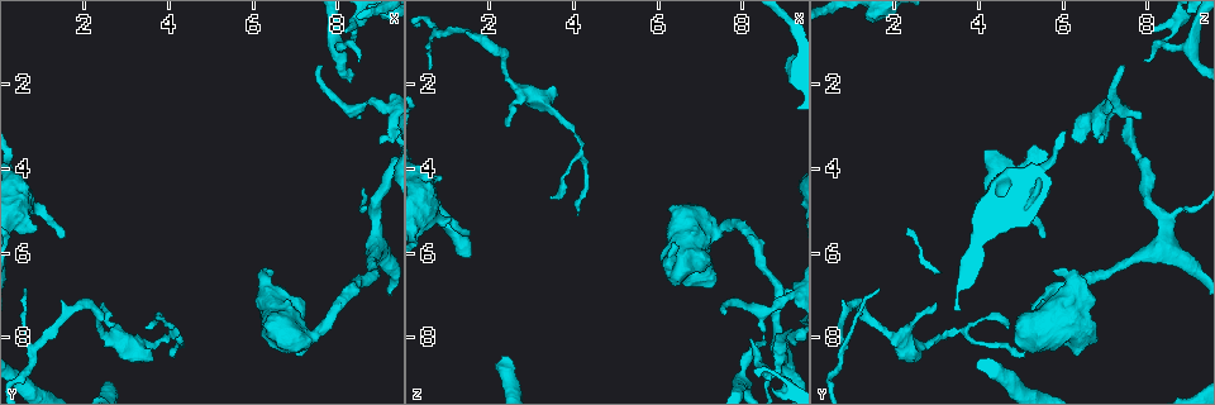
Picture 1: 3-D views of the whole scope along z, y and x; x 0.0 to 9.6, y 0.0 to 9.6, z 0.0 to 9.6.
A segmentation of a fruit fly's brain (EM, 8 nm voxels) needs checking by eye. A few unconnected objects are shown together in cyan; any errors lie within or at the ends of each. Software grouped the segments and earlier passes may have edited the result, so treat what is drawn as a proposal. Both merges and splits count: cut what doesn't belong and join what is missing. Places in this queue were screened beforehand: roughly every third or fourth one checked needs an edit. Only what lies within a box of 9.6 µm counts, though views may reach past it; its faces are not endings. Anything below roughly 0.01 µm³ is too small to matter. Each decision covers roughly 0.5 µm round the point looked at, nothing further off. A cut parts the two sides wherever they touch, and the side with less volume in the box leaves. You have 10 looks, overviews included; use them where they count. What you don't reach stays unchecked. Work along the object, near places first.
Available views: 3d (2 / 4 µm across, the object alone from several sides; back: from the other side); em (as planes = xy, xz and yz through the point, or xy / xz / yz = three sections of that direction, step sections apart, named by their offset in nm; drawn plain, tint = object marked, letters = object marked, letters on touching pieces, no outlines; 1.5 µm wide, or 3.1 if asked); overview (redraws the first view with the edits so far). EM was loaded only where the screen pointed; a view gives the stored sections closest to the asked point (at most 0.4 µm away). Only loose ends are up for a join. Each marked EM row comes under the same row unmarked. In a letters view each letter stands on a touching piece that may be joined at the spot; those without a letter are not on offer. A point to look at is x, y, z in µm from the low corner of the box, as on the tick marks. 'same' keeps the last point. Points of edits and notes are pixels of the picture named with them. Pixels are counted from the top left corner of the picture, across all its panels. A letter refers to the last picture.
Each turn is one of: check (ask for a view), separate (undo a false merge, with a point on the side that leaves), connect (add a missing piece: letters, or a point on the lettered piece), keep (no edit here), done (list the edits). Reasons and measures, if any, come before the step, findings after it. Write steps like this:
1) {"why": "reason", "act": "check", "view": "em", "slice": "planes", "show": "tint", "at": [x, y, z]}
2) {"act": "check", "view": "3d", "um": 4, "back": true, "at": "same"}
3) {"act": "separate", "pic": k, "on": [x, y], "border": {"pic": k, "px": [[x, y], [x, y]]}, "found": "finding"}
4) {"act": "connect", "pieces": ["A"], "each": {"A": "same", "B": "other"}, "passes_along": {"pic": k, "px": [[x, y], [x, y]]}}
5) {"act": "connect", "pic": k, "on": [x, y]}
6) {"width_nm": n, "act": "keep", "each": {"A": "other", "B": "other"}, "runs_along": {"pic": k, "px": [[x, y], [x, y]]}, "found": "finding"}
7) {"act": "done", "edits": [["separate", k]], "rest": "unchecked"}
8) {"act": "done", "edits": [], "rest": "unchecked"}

{"why": "free end", "act": "check", "view": "3d", "um": 2, "at": [4.10, 8.30, 5.05]}

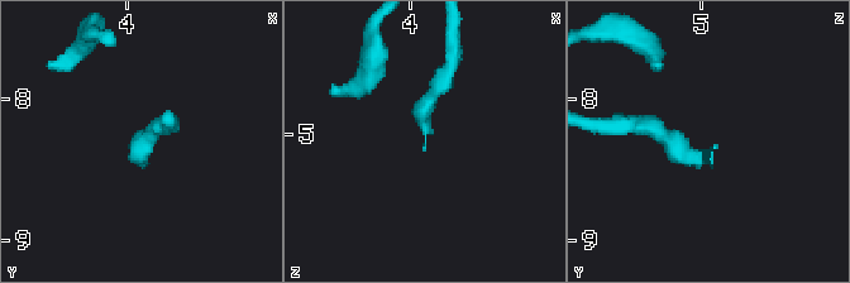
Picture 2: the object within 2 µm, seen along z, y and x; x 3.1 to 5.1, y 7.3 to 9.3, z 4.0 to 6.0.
{"why": "shape alone is not enough", "act": "check", "view": "em", "slice": "planes", "show": "letters", "at": [4.12, 8.32, 5.12]}

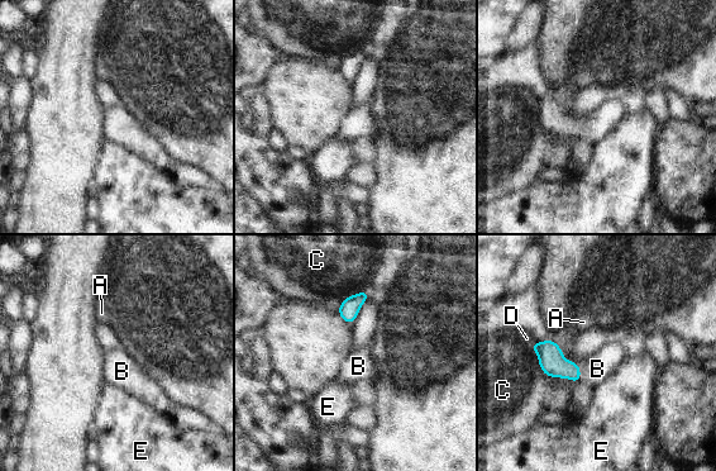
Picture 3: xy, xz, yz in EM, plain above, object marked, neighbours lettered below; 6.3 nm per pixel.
{"act": "connect", "pieces": ["B"], "each": {"A": "other", "B": "same", "C": "other", "D": "other", "E": "other"}, "passes_along": {"pic": 3, "px": [[552, 362], [578, 371], [597, 369]]}, "found": "the neuron continues"}

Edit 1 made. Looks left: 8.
{"why": "redraw", "act": "check", "view": "overview"}

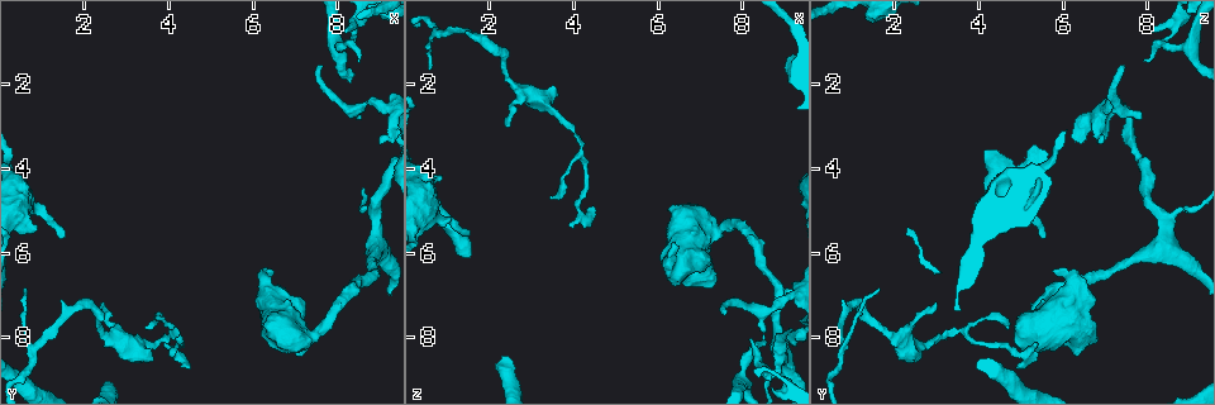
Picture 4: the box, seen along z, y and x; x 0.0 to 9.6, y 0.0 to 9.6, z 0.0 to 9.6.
{"why": "thin end", "act": "check", "view": "em", "slice": "yz", "step": 8, "show": "tint", "at": [8.20, 0.75, 8.05]}

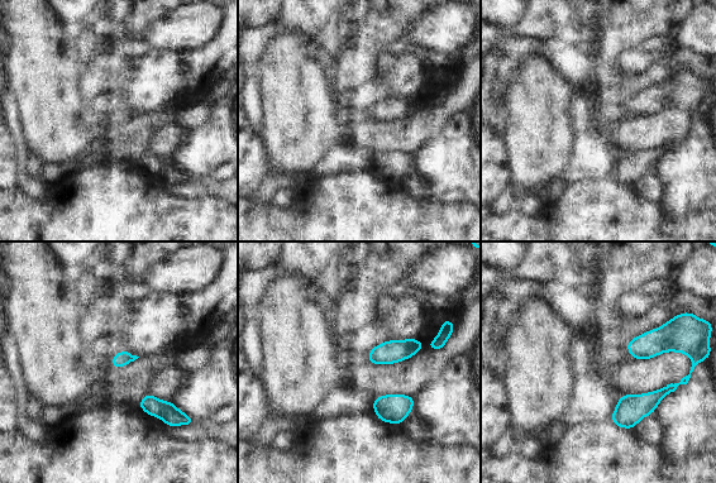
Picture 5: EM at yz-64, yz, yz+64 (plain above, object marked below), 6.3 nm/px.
{"why": "cut it another way", "act": "check", "view": "em", "slice": "planes", "show": "letters", "at": "same"}

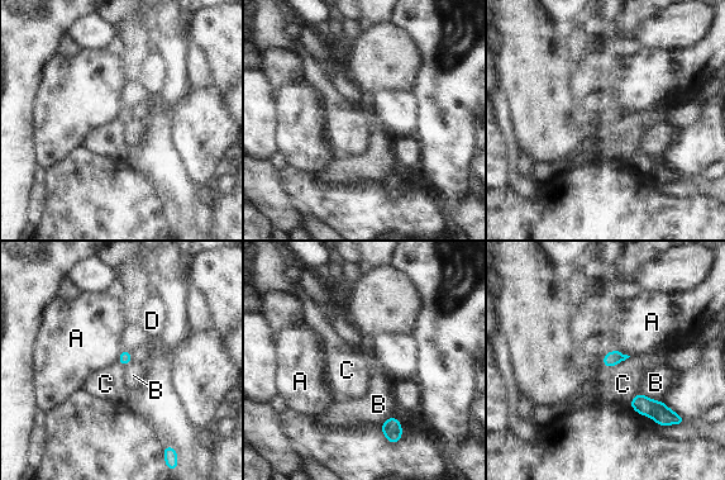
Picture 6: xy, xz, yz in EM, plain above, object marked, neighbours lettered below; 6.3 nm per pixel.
{"width_nm": 90, "act": "separate", "pic": 6, "on": [640, 403], "each": {"A": "other", "B": "other", "C": "other", "D": "other"}, "border": {"pic": 6, "px": [[657, 402], [650, 416]]}, "found": "a second neuron is stuck on"}

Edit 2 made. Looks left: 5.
{"act": "check", "view": "overview"}

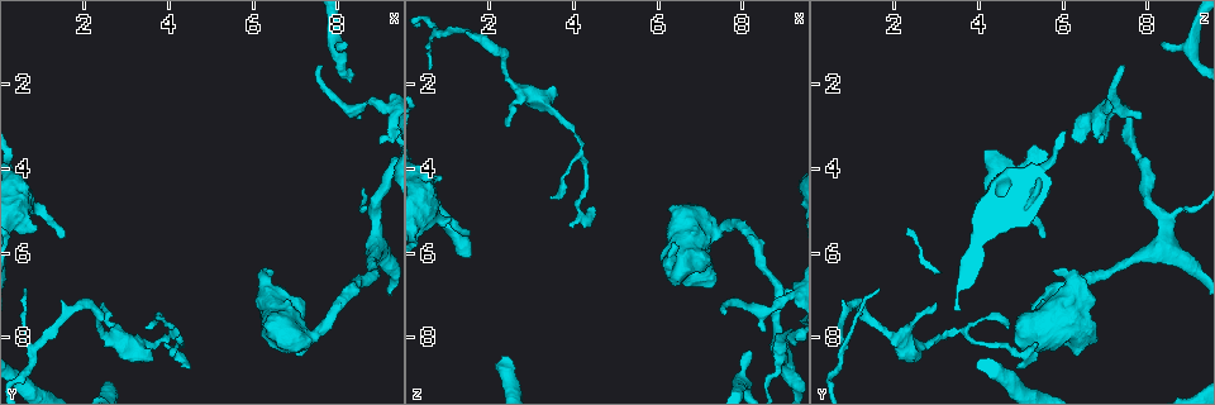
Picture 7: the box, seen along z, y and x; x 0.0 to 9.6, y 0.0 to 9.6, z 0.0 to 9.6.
{"why": "branch stops here", "act": "check", "view": "em", "slice": "xy", "step": 4, "show": "letters", "at": [8.50, 2.85, 7.85]}

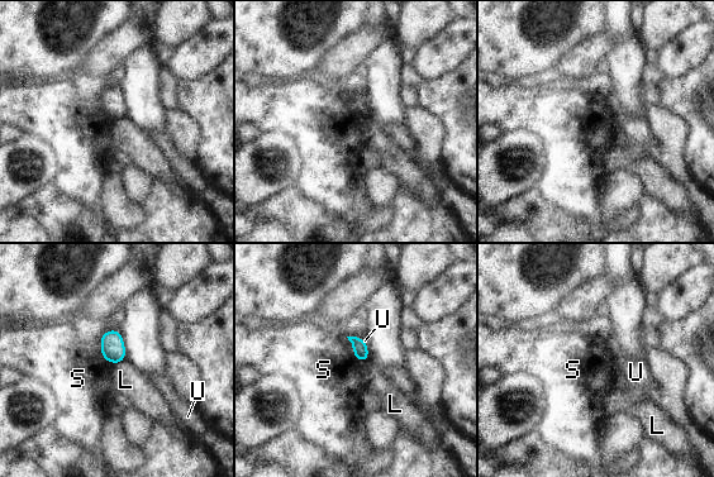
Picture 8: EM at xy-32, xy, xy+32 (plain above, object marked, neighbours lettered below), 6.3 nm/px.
{"act": "keep", "each": {"L": "other", "S": "other", "U": "other"}, "border": {"pic": 8, "px": [[346, 337], [353, 354], [362, 362]]}, "found": "none of them fits"}

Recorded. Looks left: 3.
{"act": "done", "edits": [["connect", 3], ["separate", 6]], "rest": "unchecked"}

